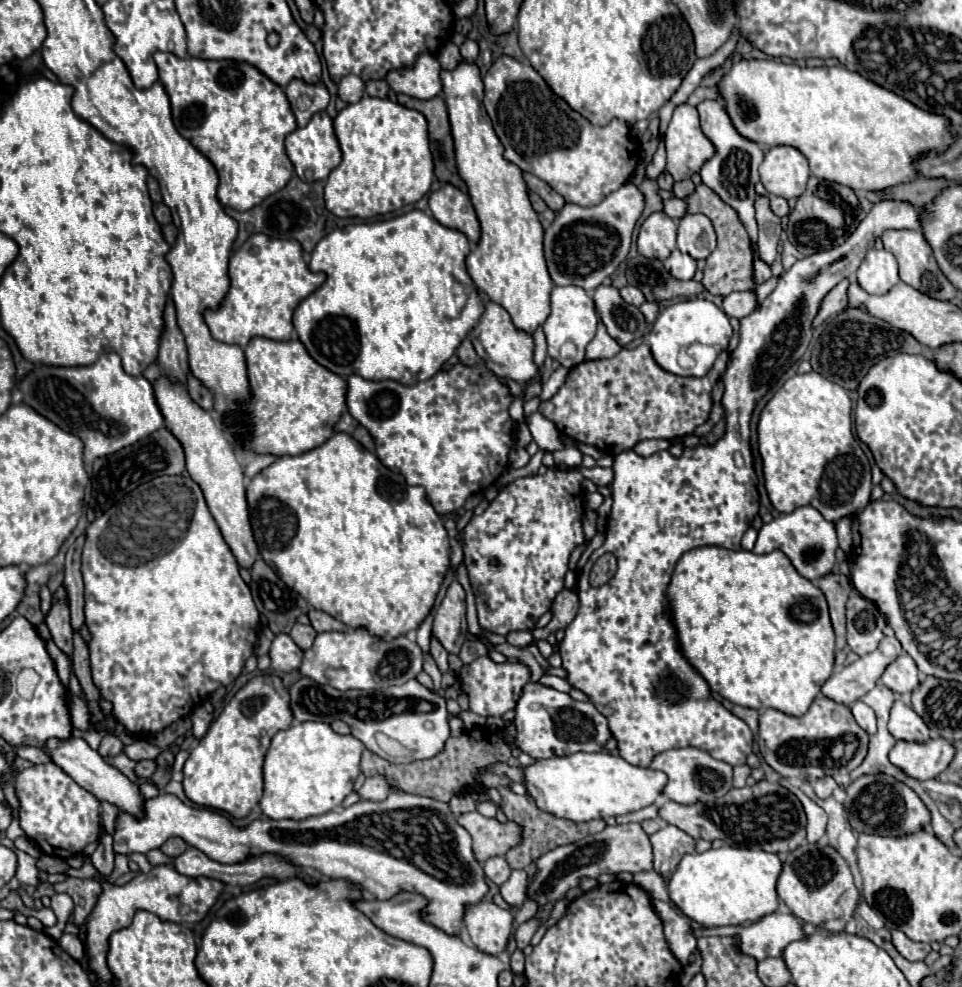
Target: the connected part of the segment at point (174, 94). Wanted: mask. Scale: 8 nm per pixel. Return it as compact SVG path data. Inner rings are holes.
M160 51L154 53L154 61L160 71L160 83L164 85L172 103L172 117L178 133L182 133L182 137L186 137L204 157L208 157L218 171L218 201L222 205L248 211L290 181L294 165L290 165L290 159L284 151L284 139L298 125L290 101L280 85L244 61L206 61L196 57L178 59L172 53Z

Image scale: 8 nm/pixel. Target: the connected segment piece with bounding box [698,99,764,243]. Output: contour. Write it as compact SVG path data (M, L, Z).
M706 99L706 101L702 101L698 105L698 113L700 113L700 125L702 125L704 135L716 147L716 155L710 161L706 161L702 171L700 171L702 183L708 185L712 191L716 191L728 205L732 205L736 209L736 213L738 213L740 221L744 223L752 243L756 243L756 239L758 239L758 225L756 225L756 219L754 219L754 197L756 197L754 185L758 181L758 167L760 167L760 163L764 159L764 153L762 153L758 143L742 137L734 129L734 123L730 121L722 101Z

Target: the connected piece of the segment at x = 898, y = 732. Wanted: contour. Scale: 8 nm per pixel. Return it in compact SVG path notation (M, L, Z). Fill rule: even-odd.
M896 701L890 711L888 731L896 741L914 741L914 743L926 743L930 741L930 729L926 723L918 717L918 713L904 705L902 701Z

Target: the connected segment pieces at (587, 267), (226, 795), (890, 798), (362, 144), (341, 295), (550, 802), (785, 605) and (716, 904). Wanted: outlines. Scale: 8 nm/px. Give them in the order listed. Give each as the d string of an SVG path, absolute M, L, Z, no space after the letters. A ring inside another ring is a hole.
M634 183L622 185L594 207L566 203L566 207L556 213L554 223L544 233L544 253L554 285L576 285L588 293L602 285L628 257L630 237L636 221L642 215L642 209L644 195Z
M258 675L258 677L250 679L230 699L230 703L224 707L220 717L210 725L208 733L190 751L190 757L184 763L184 781L182 781L186 797L196 805L226 811L236 819L246 817L262 797L262 787L264 787L262 763L264 763L264 755L268 751L270 739L278 731L288 729L292 725L292 721L294 721L294 715L290 713L290 691L288 691L288 687L284 687L282 679L276 675Z
M862 775L846 787L844 809L848 813L852 829L860 833L872 833L882 837L906 837L918 833L930 825L930 811L922 799L904 783L890 775Z
M364 95L358 103L338 113L334 131L344 157L328 175L324 199L328 211L336 217L372 219L383 216L404 205L418 203L430 191L434 163L422 113L390 99Z
M418 209L386 221L336 229L312 251L310 269L324 271L326 283L296 307L294 329L310 357L336 375L356 373L370 381L394 379L402 385L424 383L454 355L484 313L478 289L462 265L462 255L469 253L464 233L440 225Z
M608 751L574 753L568 757L536 761L534 765L524 767L524 775L528 795L534 797L542 811L570 821L606 819L638 811L652 805L666 787L666 773L630 765Z
M698 547L688 551L676 565L676 571L672 575L670 581L670 589L668 589L668 611L676 623L676 631L678 631L678 639L680 639L680 647L684 657L696 667L696 671L708 681L712 691L718 691L724 699L732 701L734 705L742 705L742 707L750 707L750 709L778 709L782 713L800 717L806 713L806 709L812 705L812 701L816 699L816 695L820 695L822 685L826 683L826 679L832 675L832 665L834 665L834 629L830 623L830 615L828 615L828 603L824 593L806 577L802 577L794 565L790 563L790 559L782 553L782 551L772 551L772 553L764 553L764 555L756 555L752 551L730 551L724 547Z
M724 845L704 853L690 853L682 857L678 869L670 877L670 901L680 907L686 917L704 927L750 923L778 909L776 881L780 871L782 861L776 853L768 851Z

